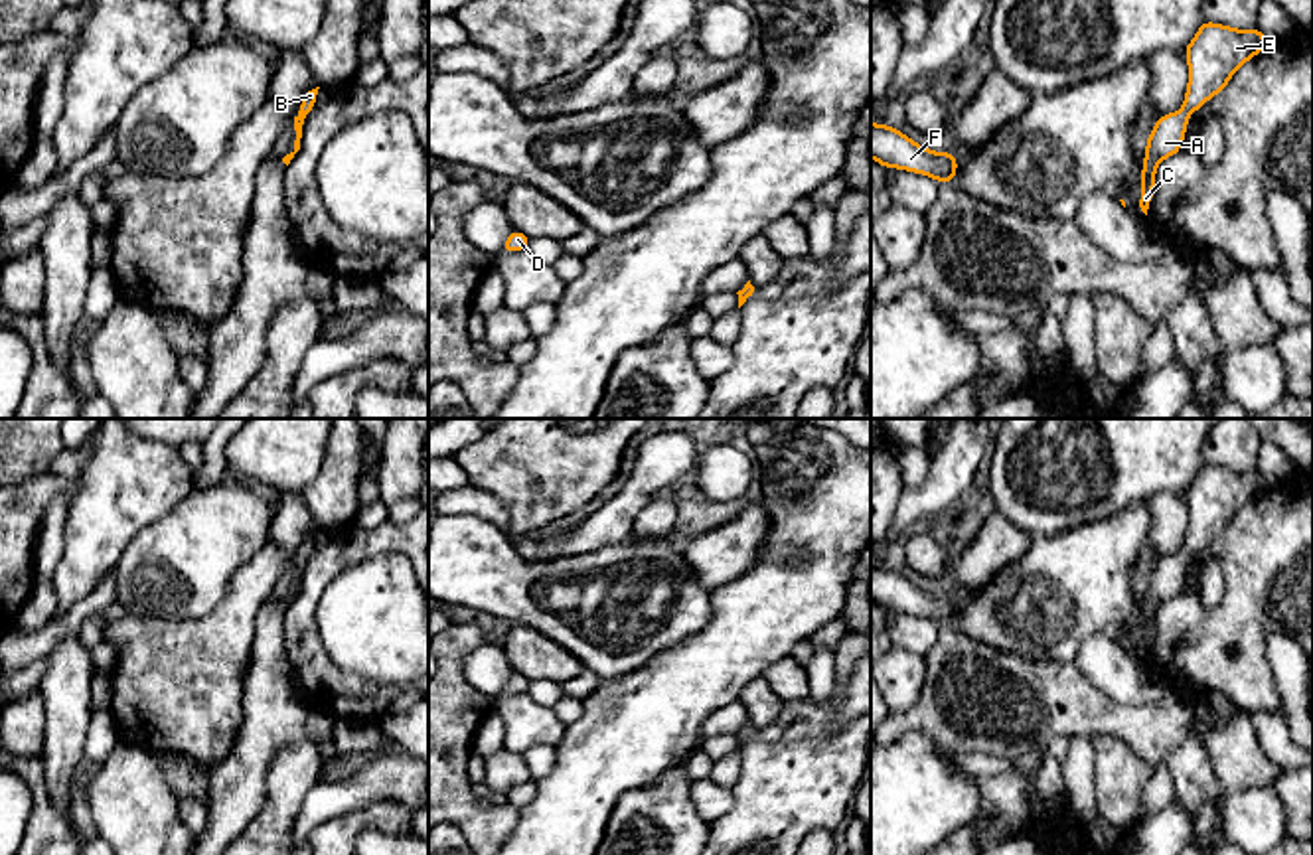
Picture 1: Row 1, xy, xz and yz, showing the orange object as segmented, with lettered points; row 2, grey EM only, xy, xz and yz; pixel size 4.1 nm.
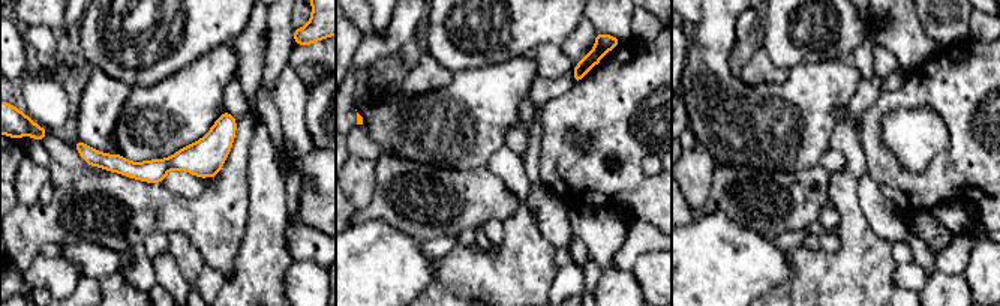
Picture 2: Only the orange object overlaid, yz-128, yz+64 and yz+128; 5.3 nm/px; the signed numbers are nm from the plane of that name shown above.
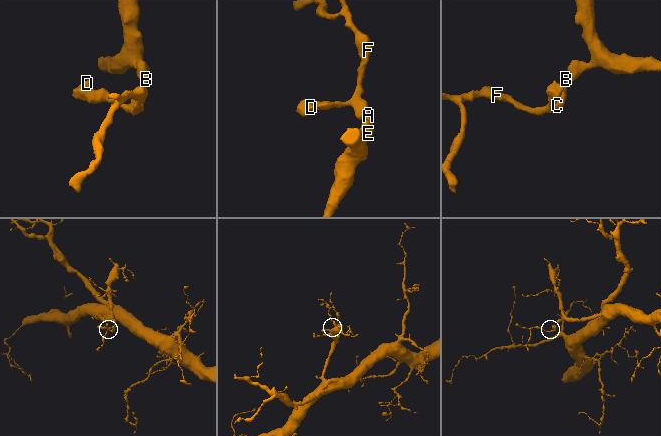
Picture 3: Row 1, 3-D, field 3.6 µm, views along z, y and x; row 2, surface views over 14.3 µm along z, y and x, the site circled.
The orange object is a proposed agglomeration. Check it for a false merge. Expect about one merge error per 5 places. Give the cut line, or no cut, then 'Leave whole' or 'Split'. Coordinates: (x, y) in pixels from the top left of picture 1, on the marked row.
No split. Leave whole

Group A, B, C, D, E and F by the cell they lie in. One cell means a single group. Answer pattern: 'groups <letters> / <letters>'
groups A B C D E F

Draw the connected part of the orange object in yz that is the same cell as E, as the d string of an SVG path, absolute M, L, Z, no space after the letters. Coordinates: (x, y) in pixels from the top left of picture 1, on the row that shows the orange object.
M1202 22L1185 49L1189 59L1189 87L1183 109L1171 115L1161 115L1145 146L1139 199L1139 207L1145 215L1153 199L1155 170L1161 160L1181 150L1189 115L1220 93L1236 69L1268 45L1270 41L1258 28L1234 30Z

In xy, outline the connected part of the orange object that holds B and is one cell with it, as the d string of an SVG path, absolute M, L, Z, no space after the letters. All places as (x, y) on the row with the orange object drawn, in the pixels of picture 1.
M320 87L304 93L304 97L302 97L300 113L294 117L294 130L296 130L294 150L282 158L282 162L286 166L290 164L294 154L300 150L300 138L302 138L304 120L306 120L306 115L316 107L318 89Z

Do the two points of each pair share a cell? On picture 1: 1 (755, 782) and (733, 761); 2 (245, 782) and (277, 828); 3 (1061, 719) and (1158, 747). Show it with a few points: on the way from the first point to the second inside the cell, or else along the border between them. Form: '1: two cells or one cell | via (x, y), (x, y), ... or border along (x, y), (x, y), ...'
1: two cells | border along (741, 751), (741, 773), (729, 786)
2: two cells | border along (273, 763), (265, 778), (265, 804), (239, 834)
3: one cell | via (1084, 719), (1118, 719), (1134, 725)

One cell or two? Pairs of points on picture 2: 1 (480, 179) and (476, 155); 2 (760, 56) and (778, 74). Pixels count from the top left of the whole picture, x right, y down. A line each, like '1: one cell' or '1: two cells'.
1: two cells
2: one cell

